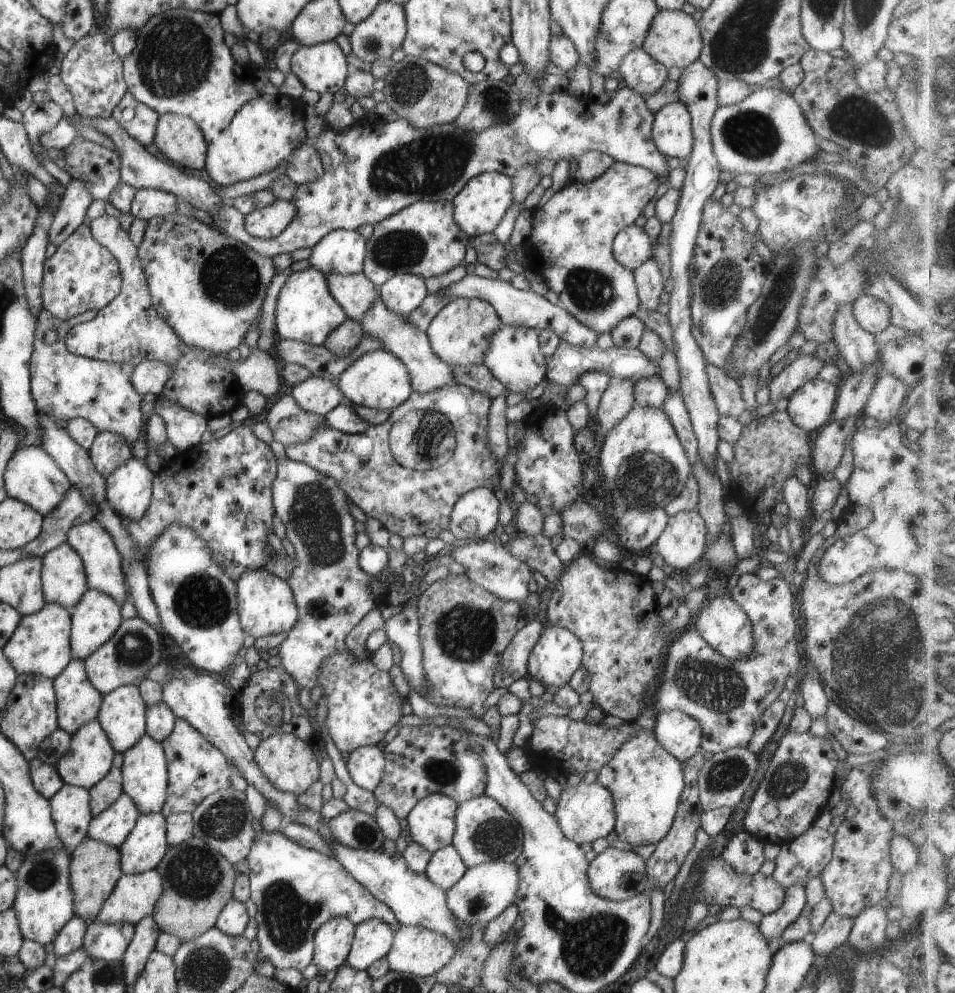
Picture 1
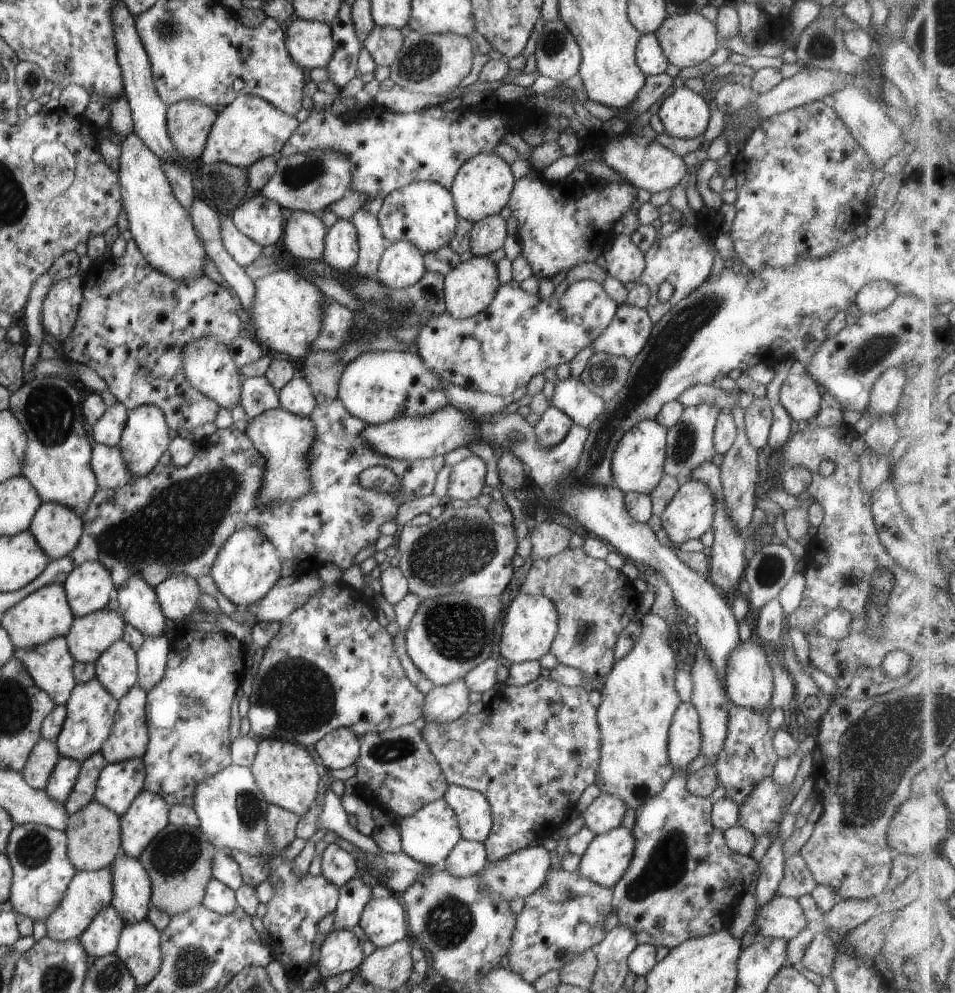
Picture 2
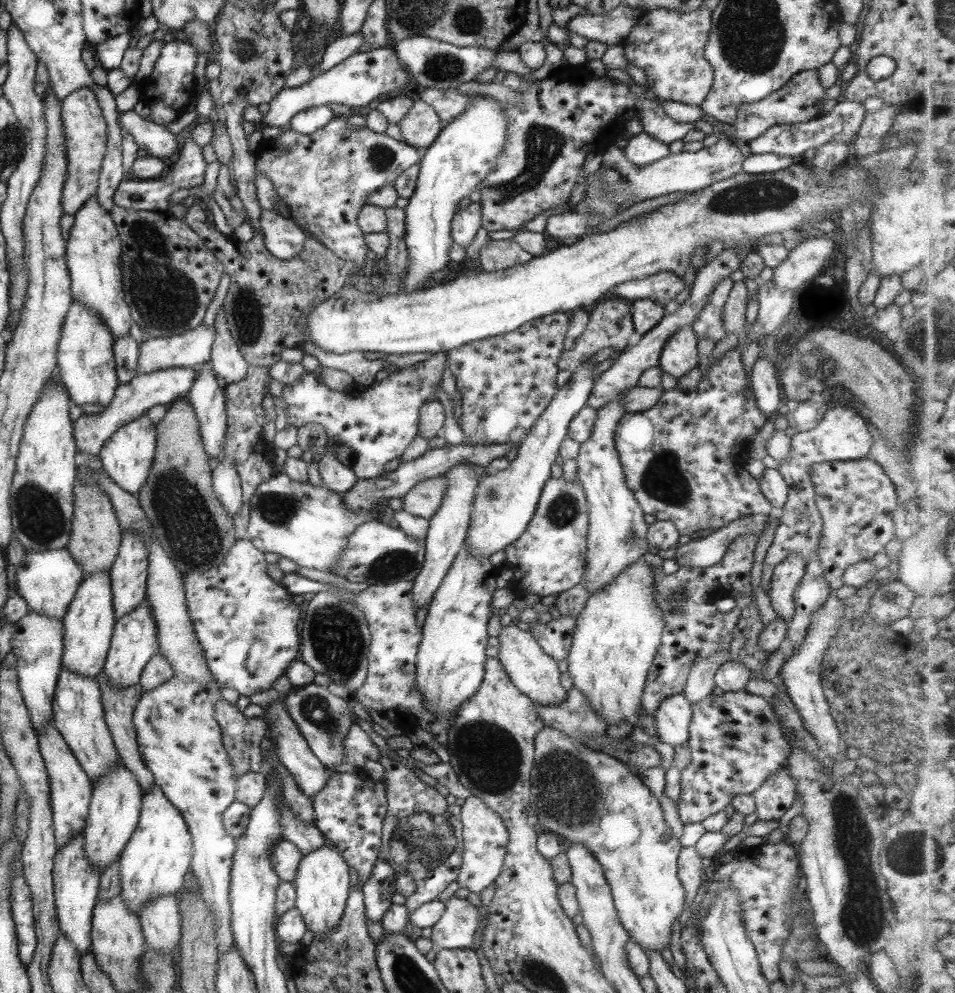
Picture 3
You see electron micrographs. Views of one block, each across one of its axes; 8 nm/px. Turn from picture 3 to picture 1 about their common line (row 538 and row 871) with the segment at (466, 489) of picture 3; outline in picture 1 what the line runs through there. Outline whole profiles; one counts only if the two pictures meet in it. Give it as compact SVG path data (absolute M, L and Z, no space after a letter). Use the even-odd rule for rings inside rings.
M449 844L432 852L426 864L425 876L440 889L453 886L467 870L453 845Z

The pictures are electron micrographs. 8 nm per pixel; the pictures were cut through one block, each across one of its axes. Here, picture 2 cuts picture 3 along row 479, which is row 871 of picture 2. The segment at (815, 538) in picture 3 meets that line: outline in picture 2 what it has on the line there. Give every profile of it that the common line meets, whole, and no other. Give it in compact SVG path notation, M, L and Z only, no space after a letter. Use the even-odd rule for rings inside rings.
M797 853L784 860L783 872L775 897L797 898L803 894L808 894L811 888L815 886L810 872Z

